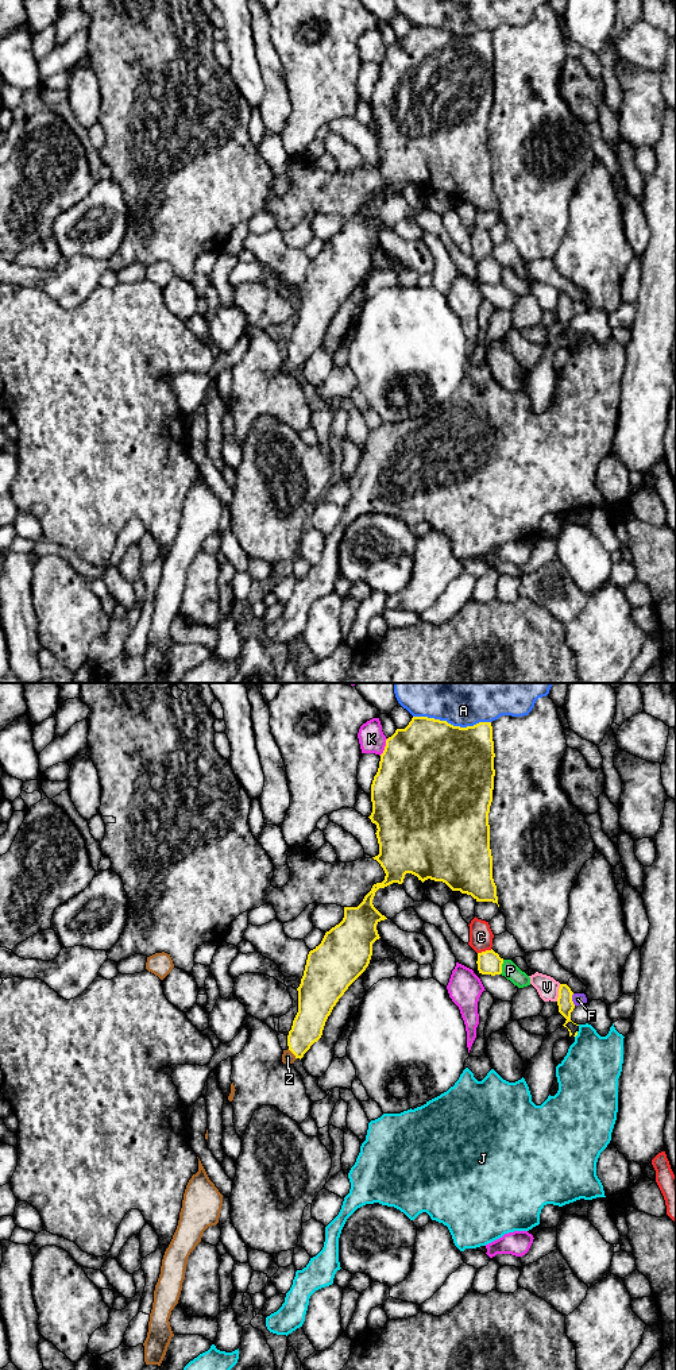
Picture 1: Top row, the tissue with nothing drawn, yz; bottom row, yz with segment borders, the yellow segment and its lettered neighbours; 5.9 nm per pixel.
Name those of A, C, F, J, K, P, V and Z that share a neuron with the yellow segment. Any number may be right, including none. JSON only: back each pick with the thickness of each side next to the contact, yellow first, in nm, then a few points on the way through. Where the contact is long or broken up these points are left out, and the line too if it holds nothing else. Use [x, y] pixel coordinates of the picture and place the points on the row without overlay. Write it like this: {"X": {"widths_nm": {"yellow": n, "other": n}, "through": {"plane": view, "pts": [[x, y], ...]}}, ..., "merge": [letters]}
{"Z": {"widths_nm": {"yellow": 190, "other": 80}, "through": {"plane": "yz", "pts": [[308, 334], [293, 362], [288, 366]]}}, "merge": ["Z"]}

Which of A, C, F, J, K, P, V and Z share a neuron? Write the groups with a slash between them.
A / C / F / J / K / P / V / Z

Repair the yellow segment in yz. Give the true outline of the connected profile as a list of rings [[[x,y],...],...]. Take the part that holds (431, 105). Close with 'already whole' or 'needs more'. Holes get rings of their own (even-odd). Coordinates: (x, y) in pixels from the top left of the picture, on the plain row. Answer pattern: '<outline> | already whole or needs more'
[[[413,26],[409,34],[405,38],[397,38],[395,42],[386,49],[386,55],[383,62],[381,63],[379,77],[376,84],[374,85],[371,93],[371,111],[372,111],[372,121],[368,126],[372,132],[376,134],[376,147],[379,153],[379,163],[372,166],[376,169],[383,177],[386,185],[382,192],[376,192],[372,194],[371,200],[364,205],[363,211],[358,216],[344,216],[344,227],[343,229],[325,242],[321,252],[309,261],[304,285],[301,287],[301,293],[297,297],[298,300],[298,321],[293,329],[291,339],[287,344],[287,359],[283,359],[282,371],[293,373],[297,367],[302,367],[304,363],[310,358],[310,355],[317,351],[325,335],[328,325],[331,324],[333,316],[339,310],[339,308],[344,304],[348,296],[366,279],[370,273],[372,265],[372,252],[379,248],[379,243],[376,239],[376,234],[381,229],[387,228],[382,224],[372,213],[372,208],[375,201],[379,197],[385,197],[393,192],[402,193],[405,184],[412,182],[418,186],[422,192],[428,188],[434,190],[445,192],[452,200],[460,200],[461,202],[471,204],[476,211],[492,211],[498,213],[497,205],[497,194],[492,188],[492,165],[490,158],[490,134],[488,134],[488,121],[492,111],[492,99],[494,99],[494,50],[492,50],[492,35],[491,31],[479,31],[474,35],[460,36],[448,32],[447,30],[440,30],[428,26]]] | needs more

